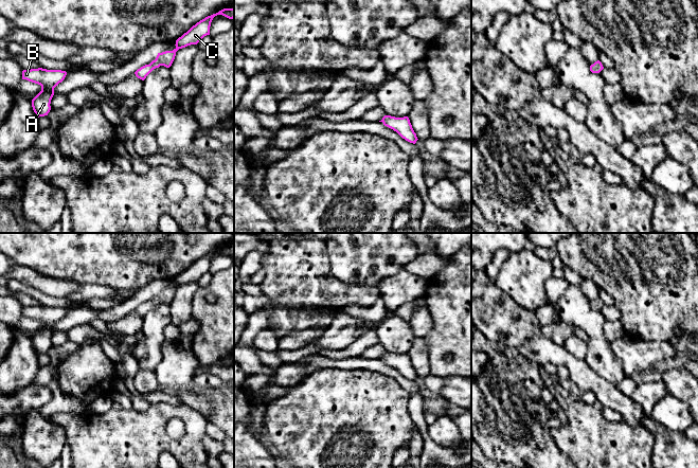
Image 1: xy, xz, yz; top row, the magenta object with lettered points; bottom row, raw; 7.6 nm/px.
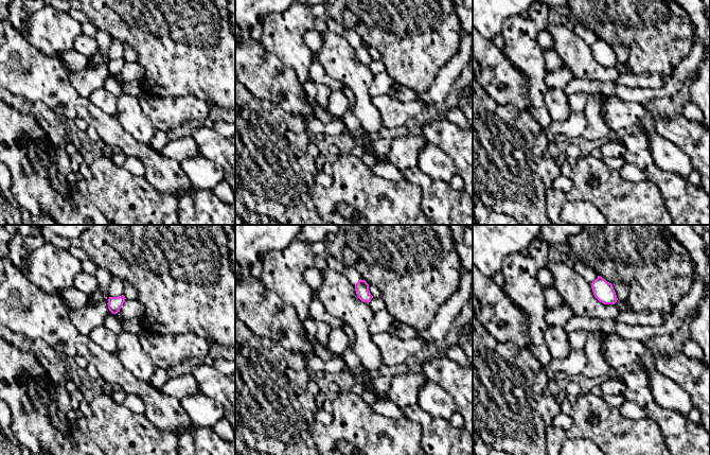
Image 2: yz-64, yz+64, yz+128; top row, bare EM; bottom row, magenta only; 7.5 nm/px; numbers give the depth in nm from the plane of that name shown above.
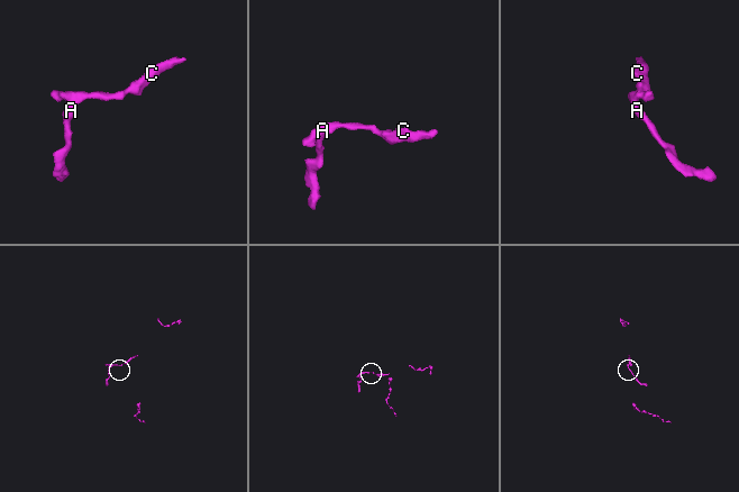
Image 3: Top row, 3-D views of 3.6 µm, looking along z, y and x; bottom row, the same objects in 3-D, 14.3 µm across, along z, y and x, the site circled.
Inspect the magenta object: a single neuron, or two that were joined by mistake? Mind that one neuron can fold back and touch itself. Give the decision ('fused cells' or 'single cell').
fused cells

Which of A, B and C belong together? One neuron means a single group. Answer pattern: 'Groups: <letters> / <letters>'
Groups: A B / C

